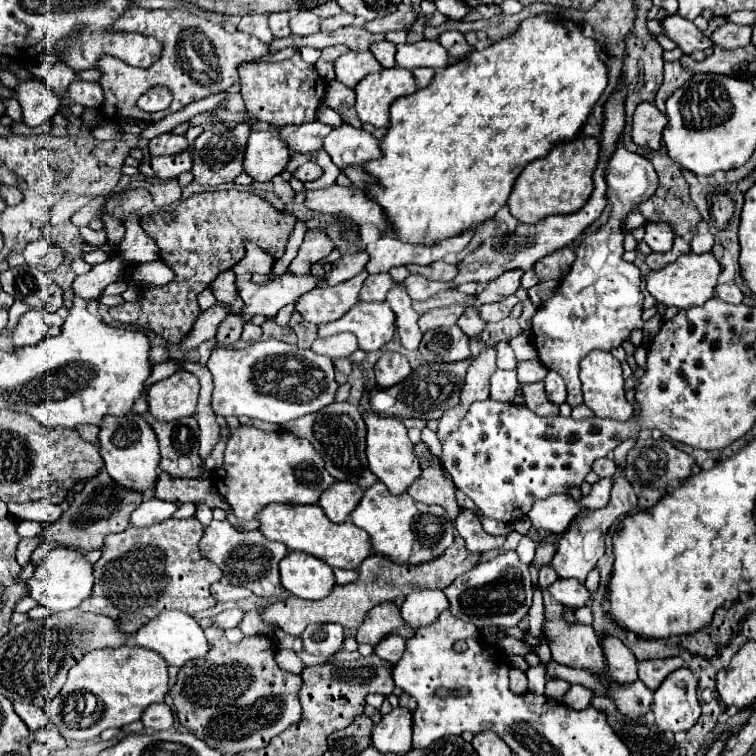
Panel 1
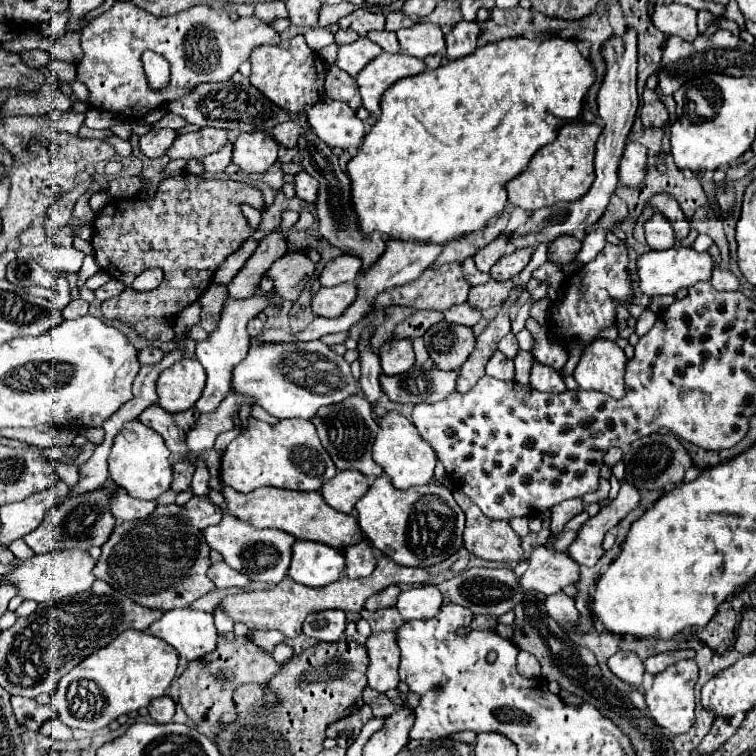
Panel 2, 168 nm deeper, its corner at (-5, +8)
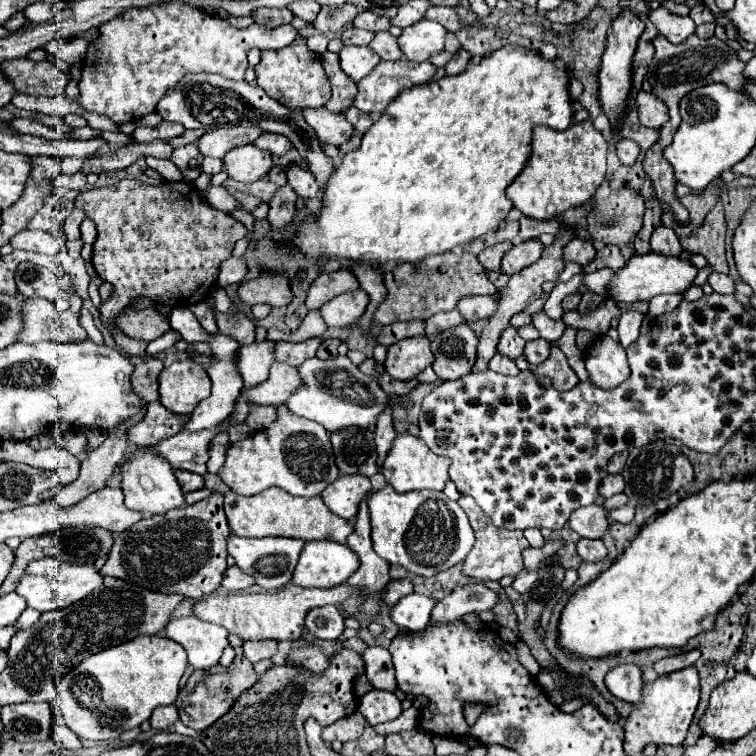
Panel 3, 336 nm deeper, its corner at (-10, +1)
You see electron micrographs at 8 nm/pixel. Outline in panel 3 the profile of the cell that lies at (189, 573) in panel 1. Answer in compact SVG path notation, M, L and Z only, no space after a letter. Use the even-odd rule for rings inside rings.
M212 493L208 499L198 501L194 505L186 505L180 509L172 509L166 515L152 515L132 525L128 531L120 533L114 539L114 545L108 553L108 561L100 569L102 575L112 575L116 579L124 579L130 583L138 583L150 591L158 591L164 595L184 595L186 599L200 599L214 593L220 587L222 573L226 571L226 537L230 535L230 527L222 509L222 495Z

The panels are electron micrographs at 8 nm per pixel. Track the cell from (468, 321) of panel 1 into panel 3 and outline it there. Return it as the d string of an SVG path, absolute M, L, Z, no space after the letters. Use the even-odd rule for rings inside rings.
M456 309L456 311L448 311L448 313L434 315L434 317L430 317L430 319L426 321L426 335L430 337L430 335L436 335L436 333L440 333L440 331L444 331L444 329L458 327L458 325L462 325L462 323L466 323L466 319L460 315L458 309Z

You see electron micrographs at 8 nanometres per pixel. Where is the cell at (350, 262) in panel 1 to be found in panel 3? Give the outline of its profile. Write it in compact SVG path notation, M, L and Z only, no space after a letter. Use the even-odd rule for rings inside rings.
M338 269L338 271L322 271L314 283L310 285L308 297L306 297L306 307L308 309L320 309L326 301L332 297L346 293L346 291L356 291L360 285L356 277L352 275L350 269Z

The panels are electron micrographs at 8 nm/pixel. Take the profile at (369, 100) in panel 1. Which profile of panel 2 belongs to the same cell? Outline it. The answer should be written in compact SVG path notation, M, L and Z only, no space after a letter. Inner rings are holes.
M379 54L375 60L371 60L371 64L367 64L367 68L363 68L363 72L359 72L359 76L355 76L361 90L363 106L369 112L379 110L381 96L391 84L401 78L421 74L425 68L427 66L423 60L407 54Z

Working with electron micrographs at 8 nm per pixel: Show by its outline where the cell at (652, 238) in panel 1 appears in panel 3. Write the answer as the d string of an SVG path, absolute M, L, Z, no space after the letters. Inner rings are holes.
M660 225L660 227L654 229L652 239L650 239L650 247L656 253L674 255L674 257L678 257L684 251L682 245L680 245L680 241L678 241L678 237L676 237L676 233L674 233L674 229L664 227L664 225Z

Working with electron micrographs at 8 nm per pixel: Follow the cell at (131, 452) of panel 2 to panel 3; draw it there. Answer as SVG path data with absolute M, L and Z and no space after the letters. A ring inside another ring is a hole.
M136 447L132 449L126 459L120 463L120 475L122 475L122 493L124 493L124 505L132 511L140 511L144 515L164 515L170 509L182 507L184 493L176 481L174 469L170 463L150 447Z

